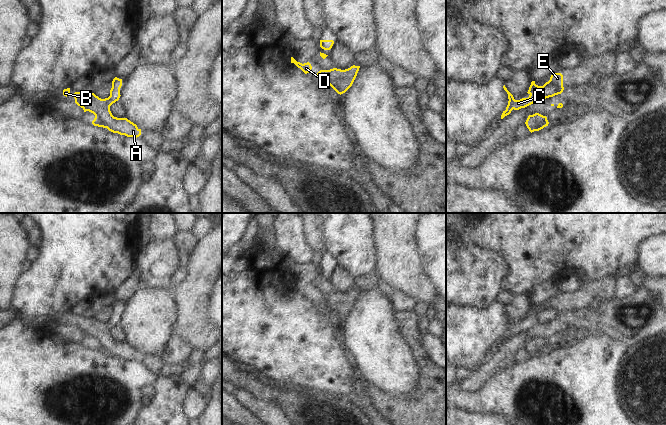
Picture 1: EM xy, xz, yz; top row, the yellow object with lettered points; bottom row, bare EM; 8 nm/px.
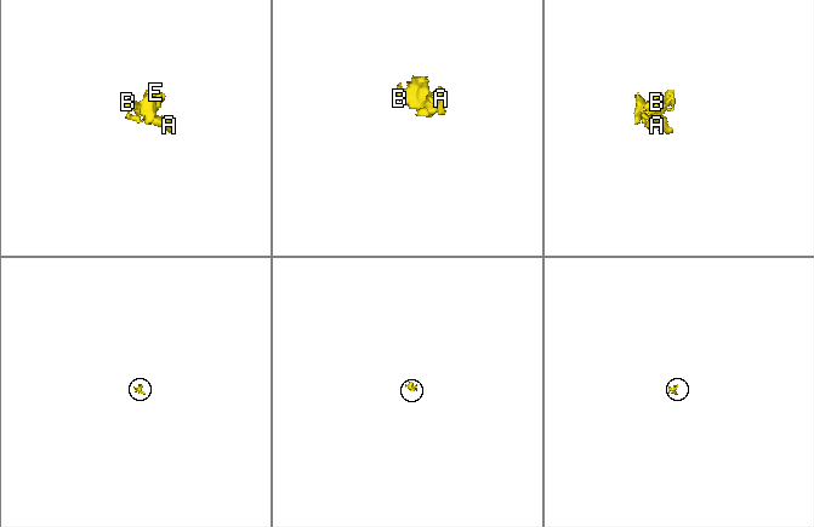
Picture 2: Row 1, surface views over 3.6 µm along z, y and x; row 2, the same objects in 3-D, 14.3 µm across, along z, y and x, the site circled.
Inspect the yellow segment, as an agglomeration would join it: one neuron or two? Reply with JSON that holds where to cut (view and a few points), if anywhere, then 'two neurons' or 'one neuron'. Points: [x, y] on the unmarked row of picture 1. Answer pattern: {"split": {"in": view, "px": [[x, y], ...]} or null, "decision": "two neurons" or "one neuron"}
{"split": null, "decision": "one neuron"}

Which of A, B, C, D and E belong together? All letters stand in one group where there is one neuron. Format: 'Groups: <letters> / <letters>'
Groups: A B C D E.

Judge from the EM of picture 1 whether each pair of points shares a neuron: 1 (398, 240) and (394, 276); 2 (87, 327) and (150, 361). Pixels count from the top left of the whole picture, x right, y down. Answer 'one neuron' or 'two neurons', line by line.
1: one neuron
2: one neuron

